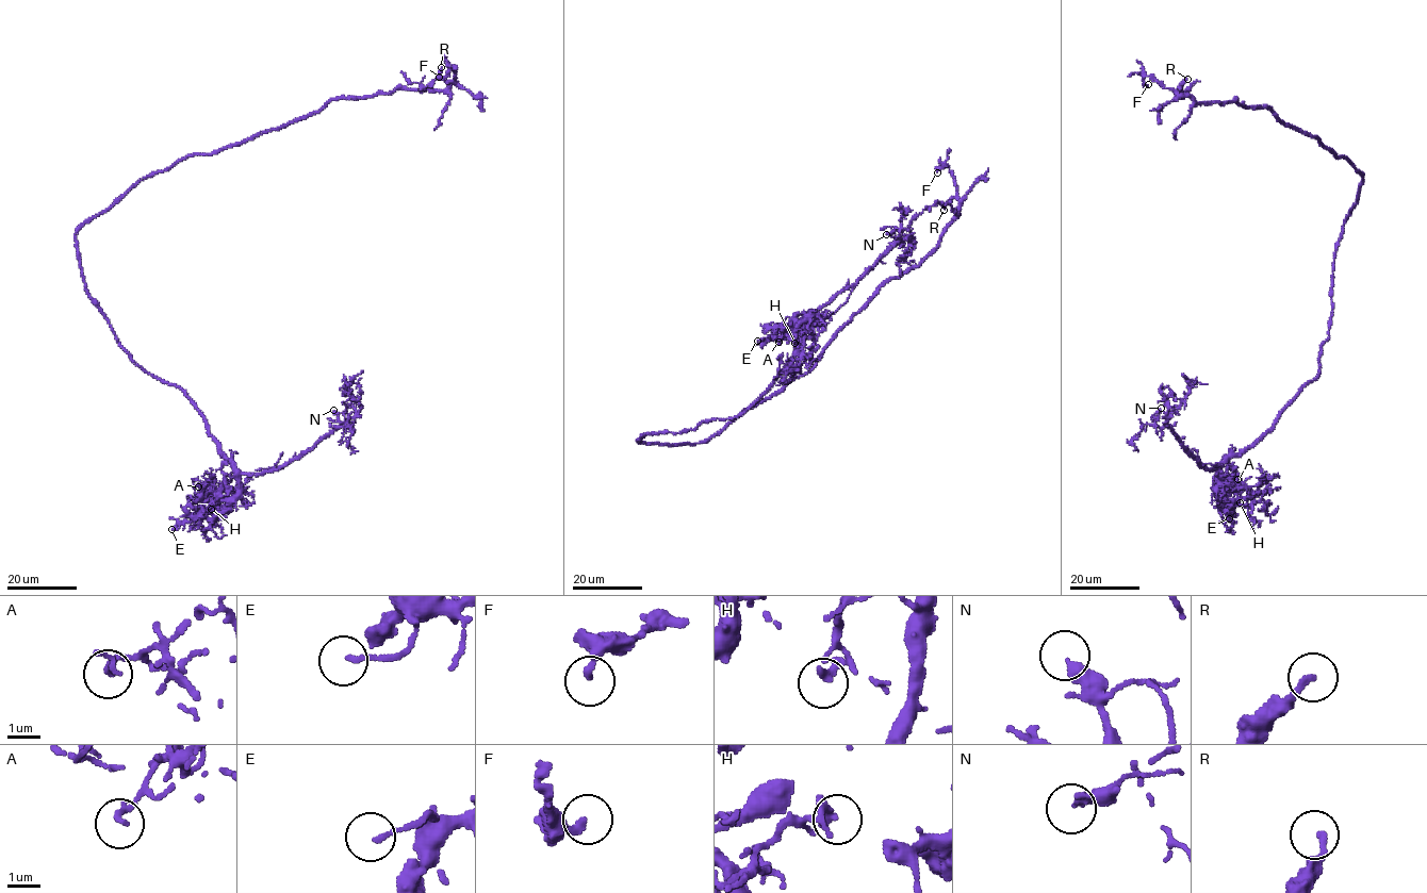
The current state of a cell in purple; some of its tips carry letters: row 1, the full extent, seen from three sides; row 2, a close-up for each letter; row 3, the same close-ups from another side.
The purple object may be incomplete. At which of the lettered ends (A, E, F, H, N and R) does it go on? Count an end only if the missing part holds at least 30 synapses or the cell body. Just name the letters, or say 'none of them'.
none of them

